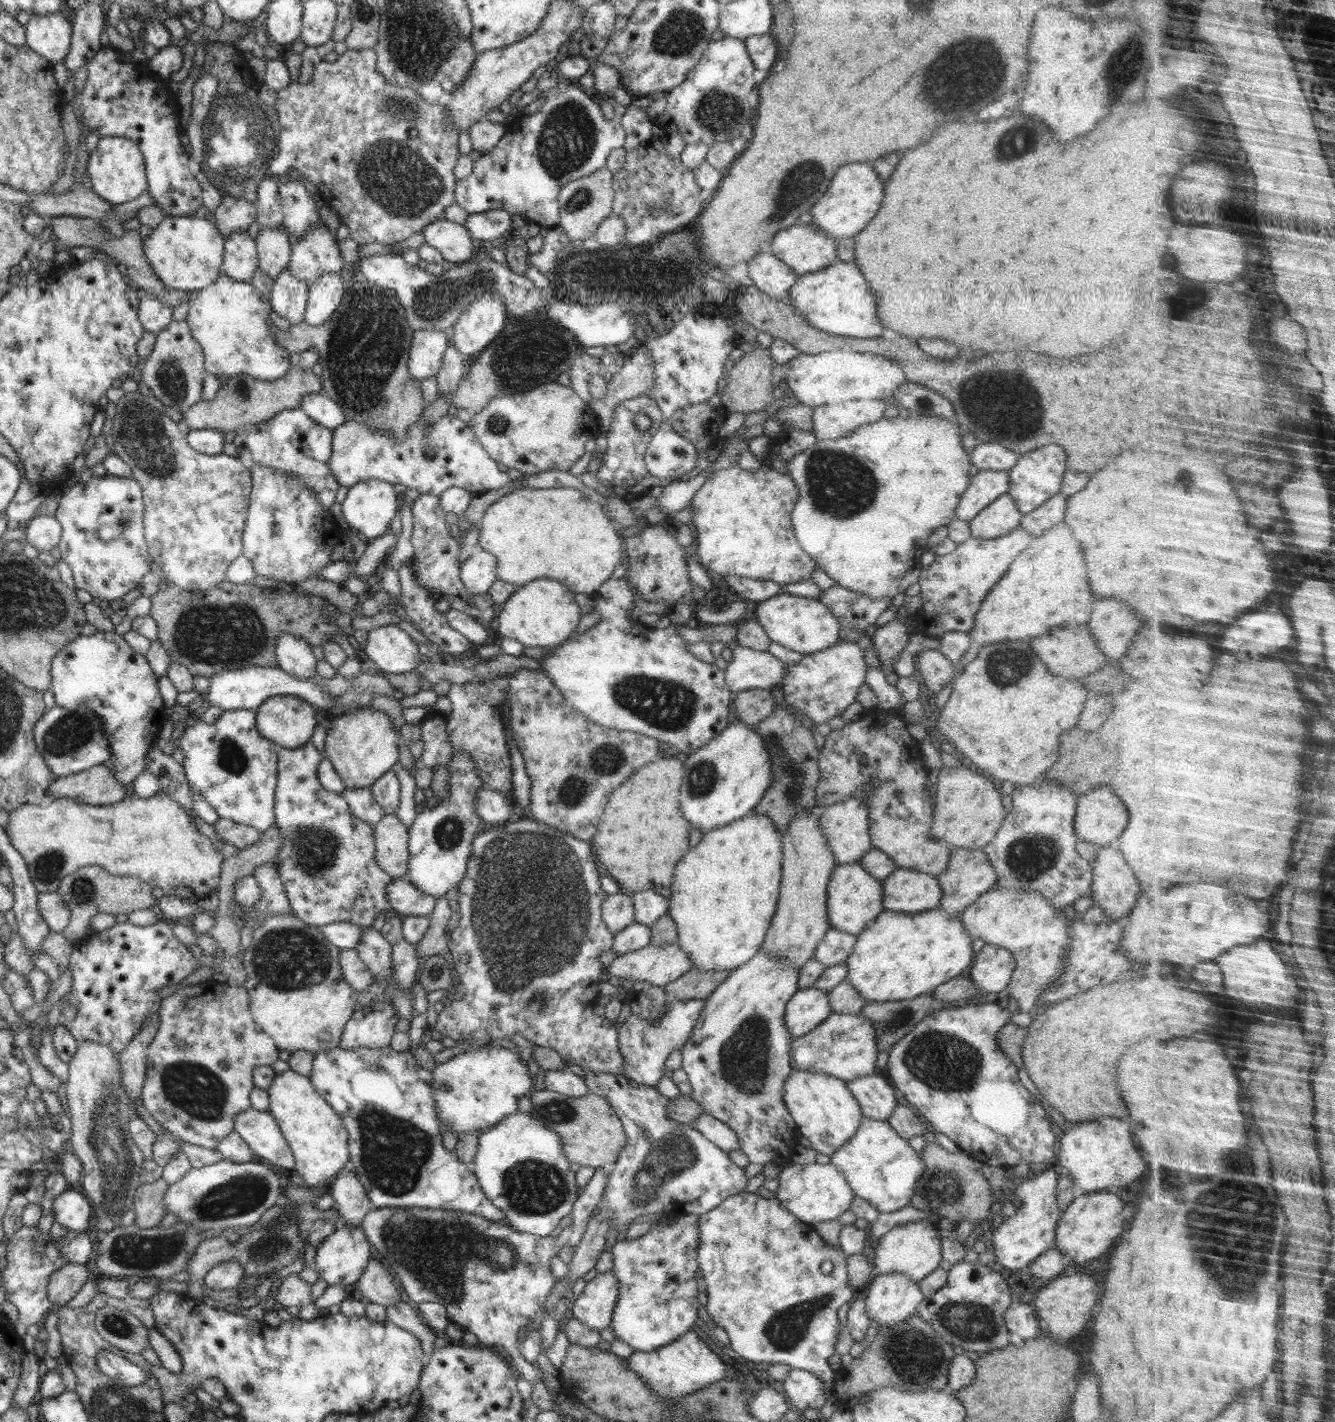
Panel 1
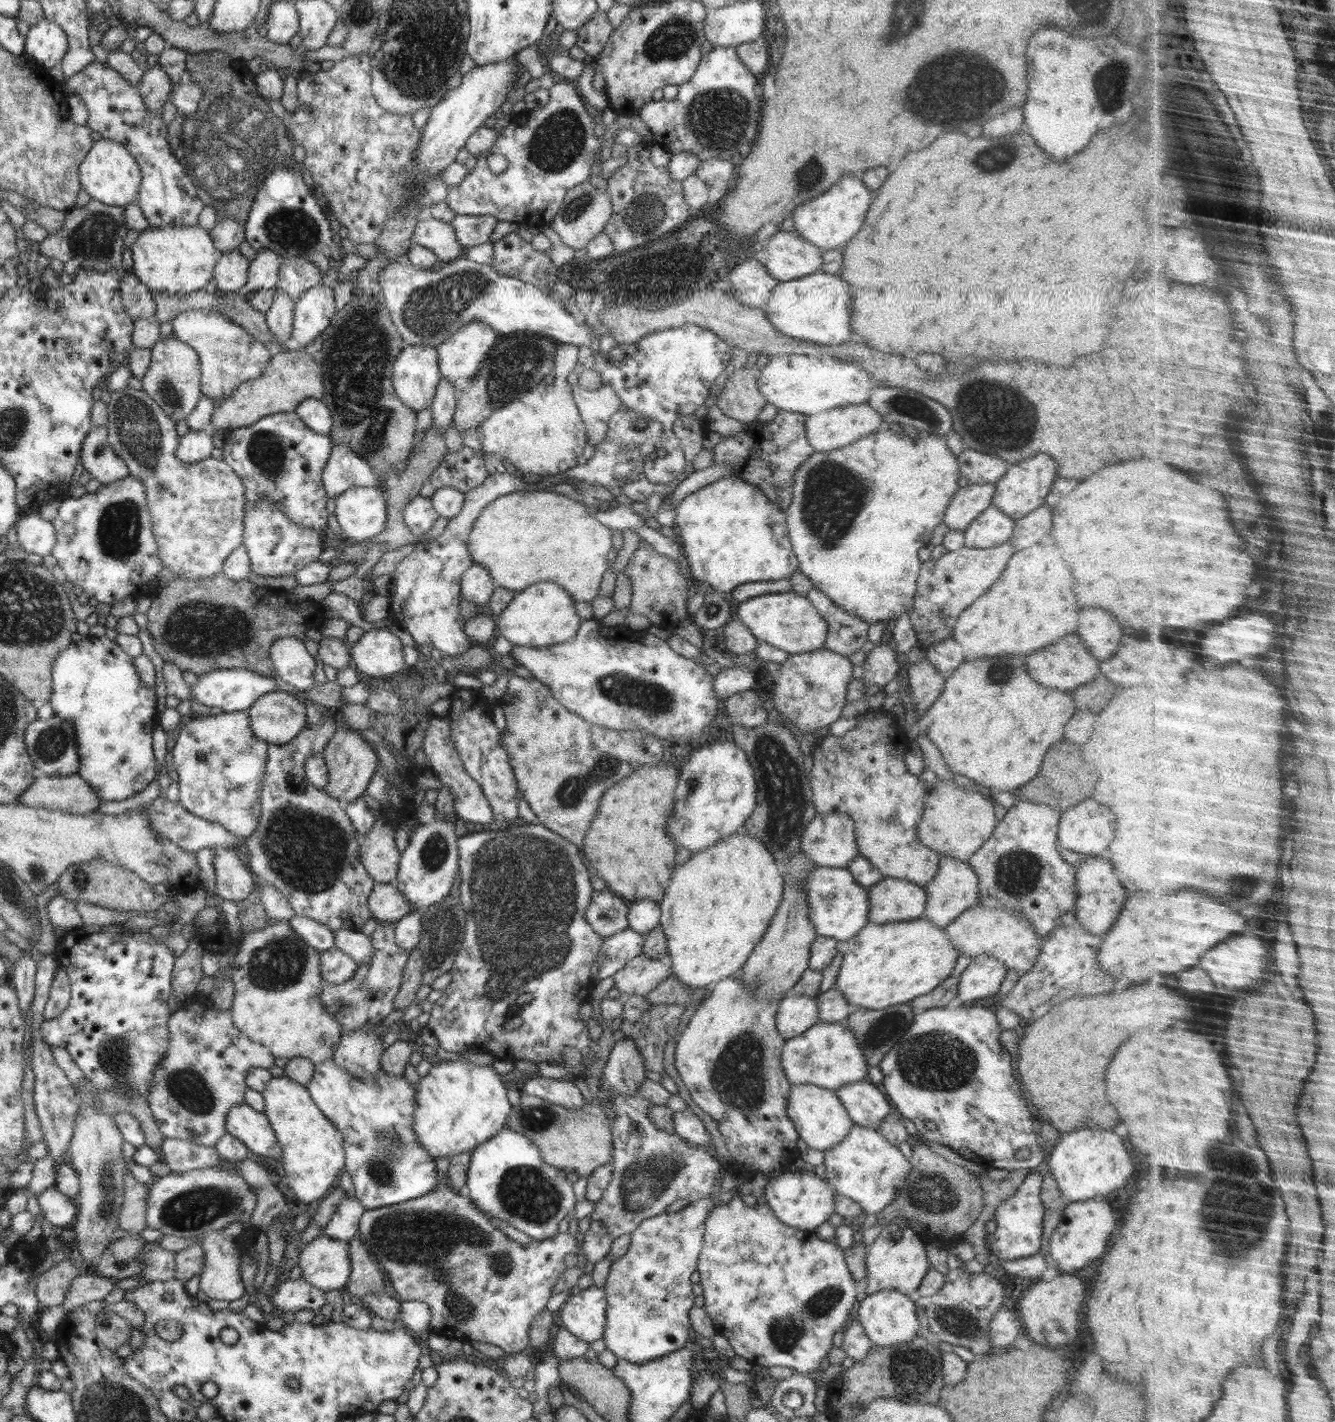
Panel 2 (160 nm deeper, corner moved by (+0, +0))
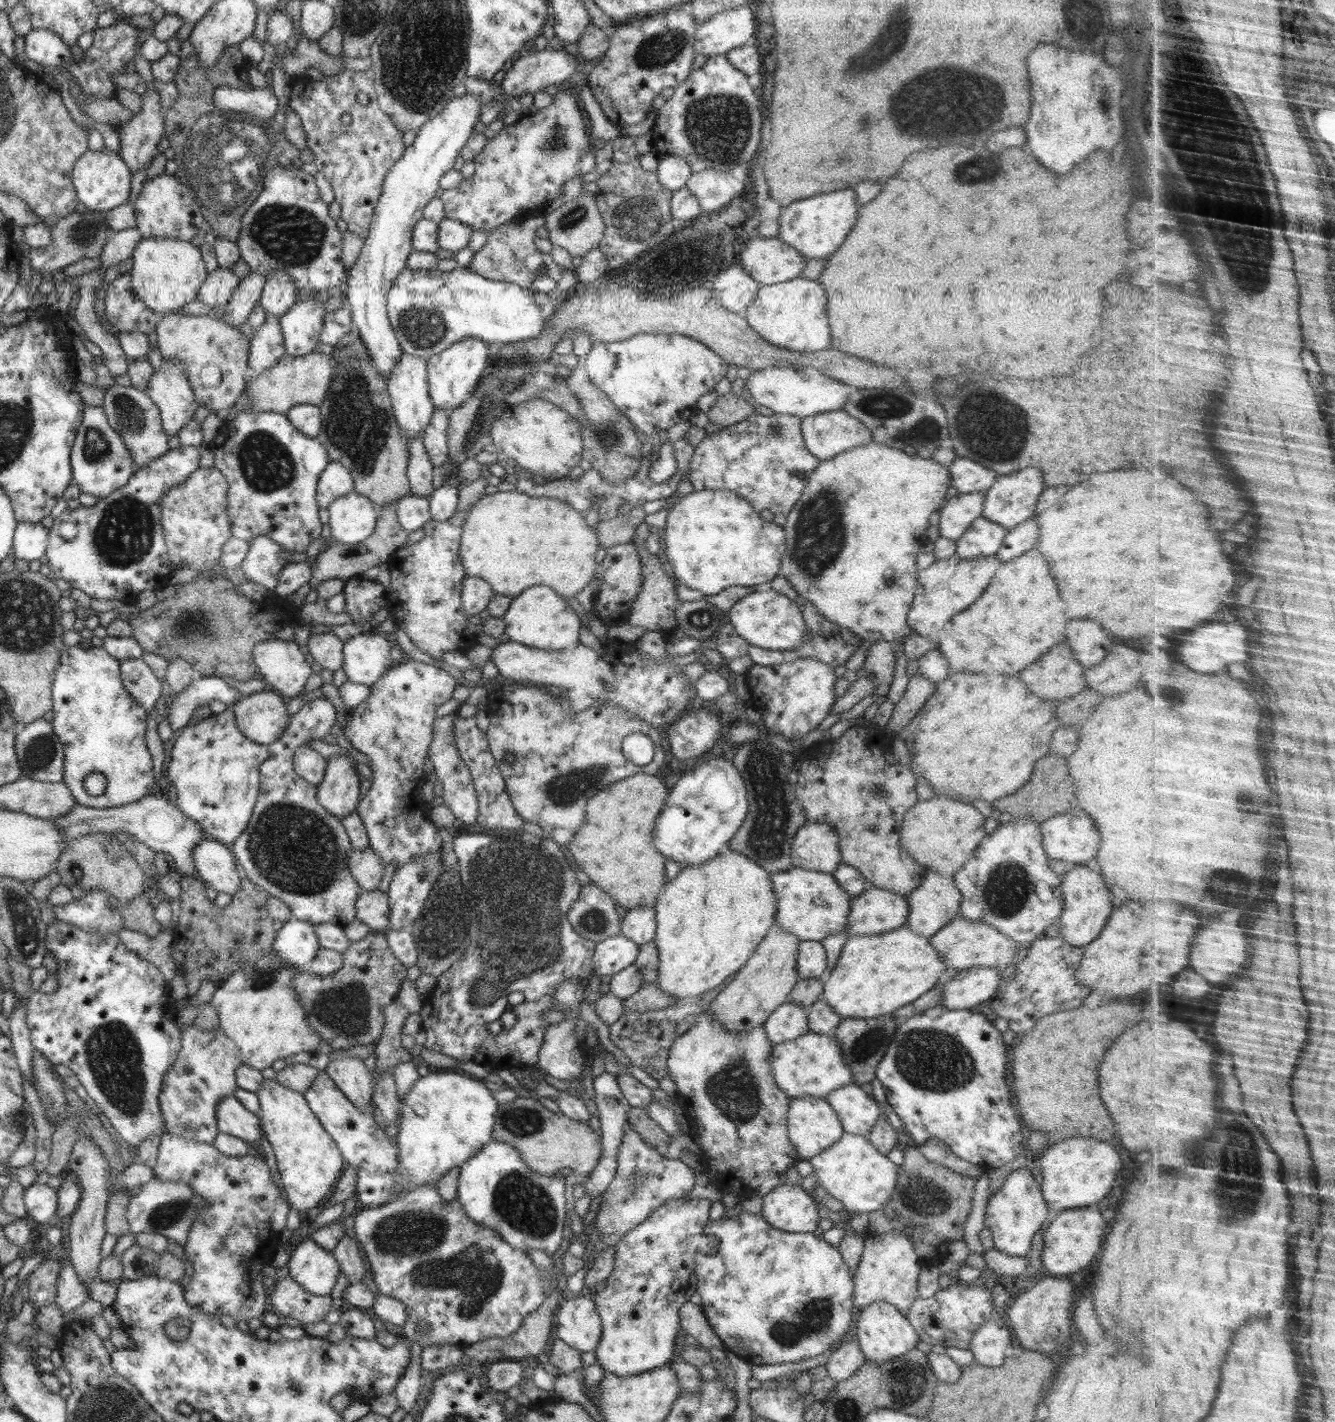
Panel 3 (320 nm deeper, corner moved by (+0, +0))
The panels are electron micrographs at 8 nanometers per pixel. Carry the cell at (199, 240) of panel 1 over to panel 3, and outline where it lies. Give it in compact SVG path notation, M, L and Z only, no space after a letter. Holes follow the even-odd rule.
M162 237L143 238L138 242L131 256L131 285L136 296L148 309L160 316L179 313L184 305L198 297L198 291L207 277L200 246L198 240Z

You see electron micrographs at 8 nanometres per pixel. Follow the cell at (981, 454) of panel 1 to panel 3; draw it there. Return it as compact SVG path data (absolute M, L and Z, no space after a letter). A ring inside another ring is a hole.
M956 458L948 467L951 476L951 486L956 488L959 494L972 492L985 492L994 482L998 474L987 466L968 458Z

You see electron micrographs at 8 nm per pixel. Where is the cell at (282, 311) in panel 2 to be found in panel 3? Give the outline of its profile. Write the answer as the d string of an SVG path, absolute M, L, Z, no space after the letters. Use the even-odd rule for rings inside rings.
M268 315L264 325L252 333L247 365L254 374L260 375L274 366L284 354L286 349L280 319Z

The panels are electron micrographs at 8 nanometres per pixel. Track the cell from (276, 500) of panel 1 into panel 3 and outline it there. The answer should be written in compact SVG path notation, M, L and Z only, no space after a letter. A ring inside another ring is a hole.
M259 534L255 536L250 542L250 548L247 552L245 561L241 564L242 572L246 575L247 580L260 584L268 591L276 591L277 582L279 577L279 572L282 570L288 563L288 556L290 553L289 550L284 550L283 546L280 546L277 542L274 542L271 538Z

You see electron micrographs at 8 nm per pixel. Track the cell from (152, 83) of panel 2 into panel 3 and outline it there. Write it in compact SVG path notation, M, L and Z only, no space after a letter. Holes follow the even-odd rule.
M149 89L141 97L142 111L132 115L118 136L118 153L133 175L151 164L158 155L160 139L166 135L165 119L160 112L159 90Z

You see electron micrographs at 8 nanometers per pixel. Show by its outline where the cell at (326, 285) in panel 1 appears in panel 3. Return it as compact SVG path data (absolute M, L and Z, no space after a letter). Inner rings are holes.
M312 296L305 302L296 302L280 318L286 355L302 357L313 352L319 344L324 314L324 304L316 302Z

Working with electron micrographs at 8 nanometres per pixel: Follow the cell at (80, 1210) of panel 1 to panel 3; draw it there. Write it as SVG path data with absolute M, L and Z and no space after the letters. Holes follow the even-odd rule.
M44 1180L34 1182L26 1187L23 1199L27 1214L32 1216L37 1223L56 1219L56 1211L58 1210L57 1191L44 1183Z

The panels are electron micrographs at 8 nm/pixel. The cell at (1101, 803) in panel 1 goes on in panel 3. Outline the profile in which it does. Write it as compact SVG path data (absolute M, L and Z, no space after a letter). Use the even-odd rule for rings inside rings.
M1079 807L1066 814L1060 814L1042 822L1042 847L1050 859L1060 860L1068 866L1090 865L1095 862L1100 850L1100 834L1096 823Z

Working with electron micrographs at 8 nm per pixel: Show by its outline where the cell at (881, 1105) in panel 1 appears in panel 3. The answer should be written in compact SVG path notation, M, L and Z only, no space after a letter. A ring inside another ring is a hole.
M850 1083L823 1097L837 1112L843 1130L867 1136L876 1121L884 1115L881 1105L868 1087Z

